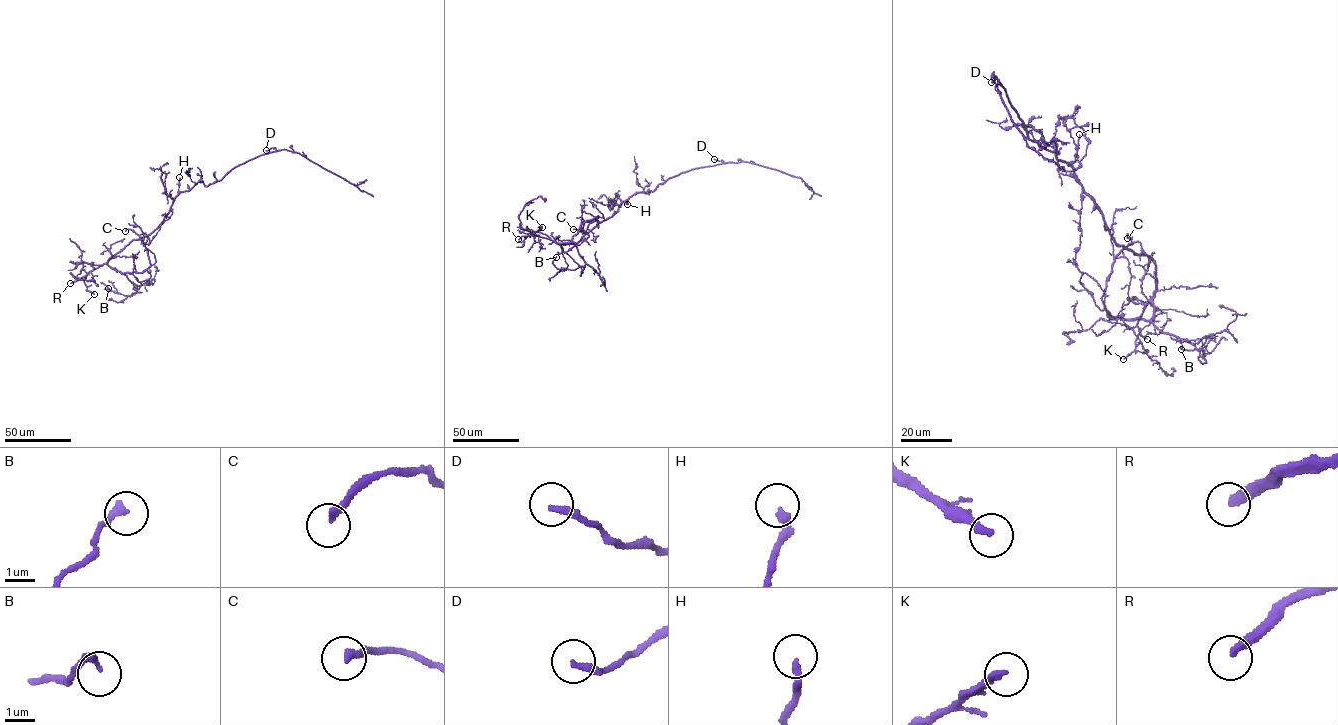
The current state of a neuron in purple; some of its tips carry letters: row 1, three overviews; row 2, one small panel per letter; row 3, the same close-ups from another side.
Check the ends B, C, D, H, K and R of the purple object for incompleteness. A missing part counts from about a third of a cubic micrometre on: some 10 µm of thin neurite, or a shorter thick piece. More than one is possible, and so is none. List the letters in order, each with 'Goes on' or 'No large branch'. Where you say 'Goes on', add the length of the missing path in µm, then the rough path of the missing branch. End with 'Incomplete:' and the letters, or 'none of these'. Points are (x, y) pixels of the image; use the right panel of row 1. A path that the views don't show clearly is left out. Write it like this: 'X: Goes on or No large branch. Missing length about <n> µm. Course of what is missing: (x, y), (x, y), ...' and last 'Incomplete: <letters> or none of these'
B: No large branch
C: No large branch
D: No large branch
H: Goes on. Missing length about 15 µm. Course of what is missing: (1079, 134), (1065, 133), (1069, 123)
K: No large branch
R: Goes on. Missing length about 30 µm
Incomplete: H, R

